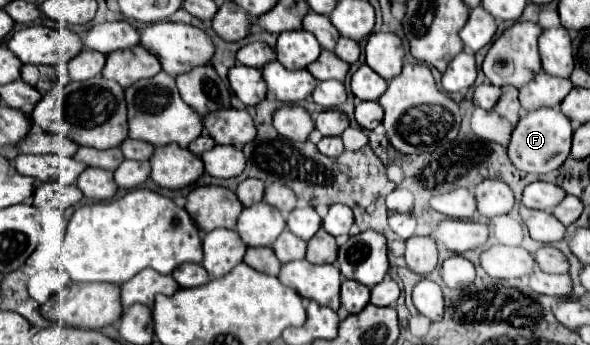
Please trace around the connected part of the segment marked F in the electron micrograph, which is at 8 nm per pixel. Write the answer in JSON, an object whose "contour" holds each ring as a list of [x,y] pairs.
{"contour":[[[537,108],[533,112],[523,112],[517,126],[511,132],[507,154],[511,164],[527,174],[547,174],[557,170],[569,156],[573,128],[569,118],[559,108]]]}

